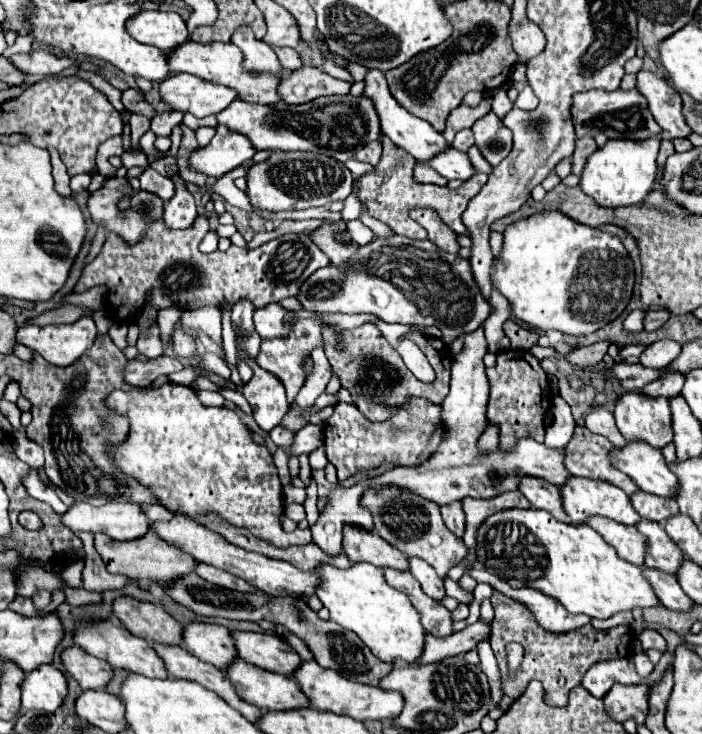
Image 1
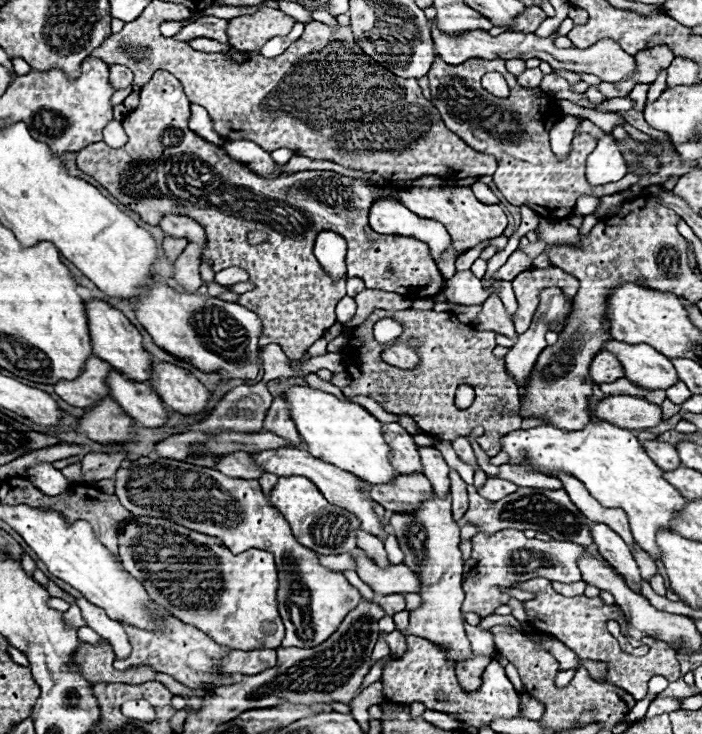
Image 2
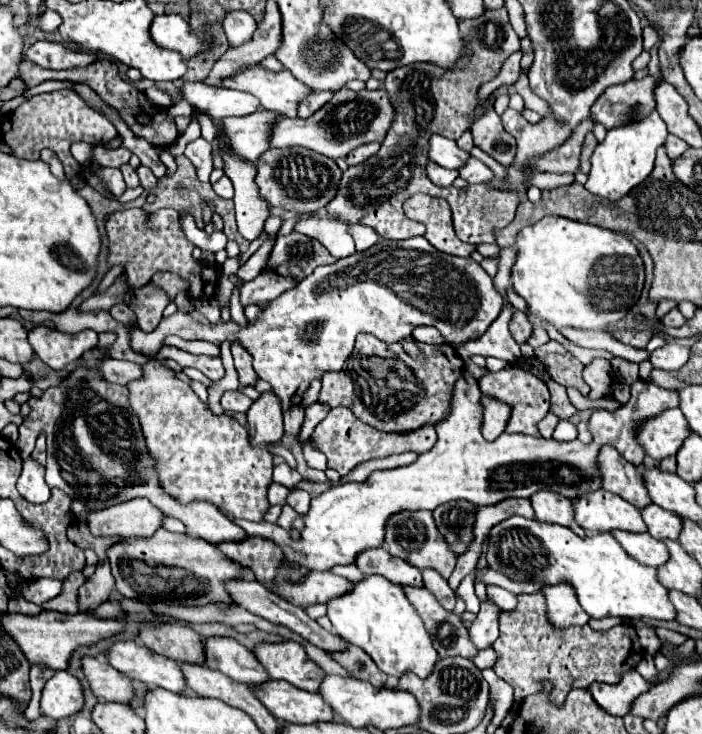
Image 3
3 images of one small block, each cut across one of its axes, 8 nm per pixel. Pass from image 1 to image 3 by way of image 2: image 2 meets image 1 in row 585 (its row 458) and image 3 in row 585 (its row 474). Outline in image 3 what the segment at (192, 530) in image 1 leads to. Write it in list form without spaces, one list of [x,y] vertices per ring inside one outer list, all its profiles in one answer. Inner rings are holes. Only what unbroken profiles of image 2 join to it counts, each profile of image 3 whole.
[[[284,562],[280,564],[276,578],[276,594],[302,608],[310,604],[326,604],[332,598],[352,592],[352,582],[332,572],[312,572],[312,576],[308,576],[300,588],[292,588],[292,584],[284,584]]]

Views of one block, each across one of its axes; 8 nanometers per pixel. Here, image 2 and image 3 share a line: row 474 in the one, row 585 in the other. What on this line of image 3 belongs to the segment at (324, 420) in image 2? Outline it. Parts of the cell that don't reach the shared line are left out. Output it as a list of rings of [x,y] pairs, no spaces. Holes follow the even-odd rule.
[[[366,576],[362,582],[354,584],[354,590],[348,596],[330,600],[328,618],[342,640],[362,648],[388,676],[402,678],[406,672],[412,672],[420,678],[428,678],[438,662],[432,638],[404,590],[382,576]]]

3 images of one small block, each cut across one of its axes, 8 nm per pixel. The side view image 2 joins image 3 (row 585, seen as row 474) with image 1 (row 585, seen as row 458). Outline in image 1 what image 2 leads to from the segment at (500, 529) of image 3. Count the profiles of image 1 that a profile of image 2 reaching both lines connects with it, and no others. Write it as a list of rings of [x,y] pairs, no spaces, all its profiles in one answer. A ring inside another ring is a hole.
[[[502,510],[492,514],[478,530],[478,570],[488,570],[512,588],[534,588],[564,604],[572,614],[610,618],[634,608],[660,606],[642,570],[622,560],[606,540],[588,524],[570,526],[544,510]]]

